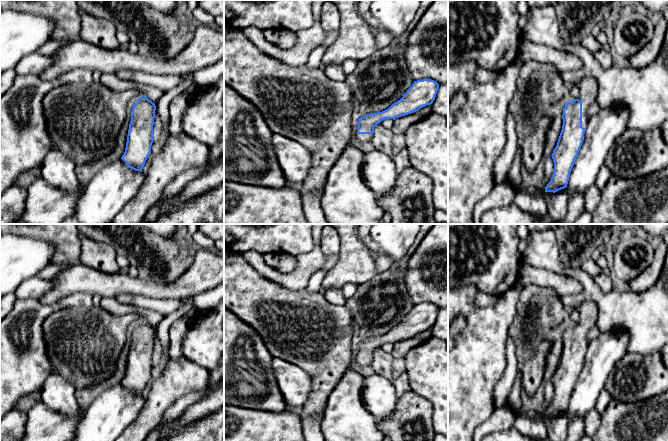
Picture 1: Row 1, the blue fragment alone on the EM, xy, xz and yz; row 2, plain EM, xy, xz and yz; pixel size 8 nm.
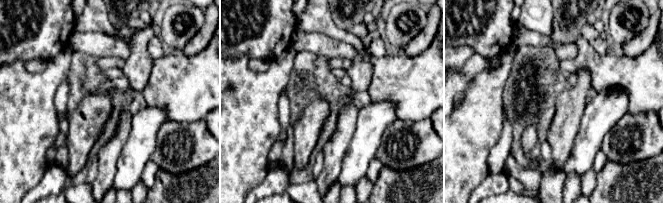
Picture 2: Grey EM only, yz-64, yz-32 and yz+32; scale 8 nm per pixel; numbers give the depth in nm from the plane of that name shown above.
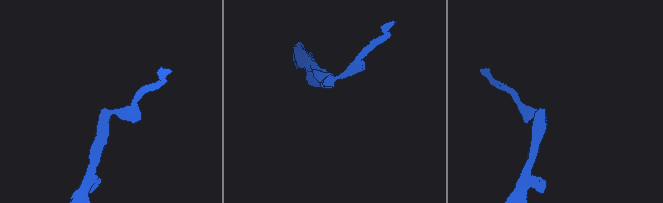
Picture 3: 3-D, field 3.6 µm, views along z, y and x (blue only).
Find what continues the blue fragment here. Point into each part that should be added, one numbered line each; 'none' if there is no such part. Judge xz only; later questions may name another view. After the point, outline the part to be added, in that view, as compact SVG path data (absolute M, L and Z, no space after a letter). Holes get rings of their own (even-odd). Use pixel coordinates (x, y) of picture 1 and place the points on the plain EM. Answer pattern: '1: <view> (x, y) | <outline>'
1: xz (361, 362) | M356 358L356 363L359 367L366 367L371 365L373 358Z

